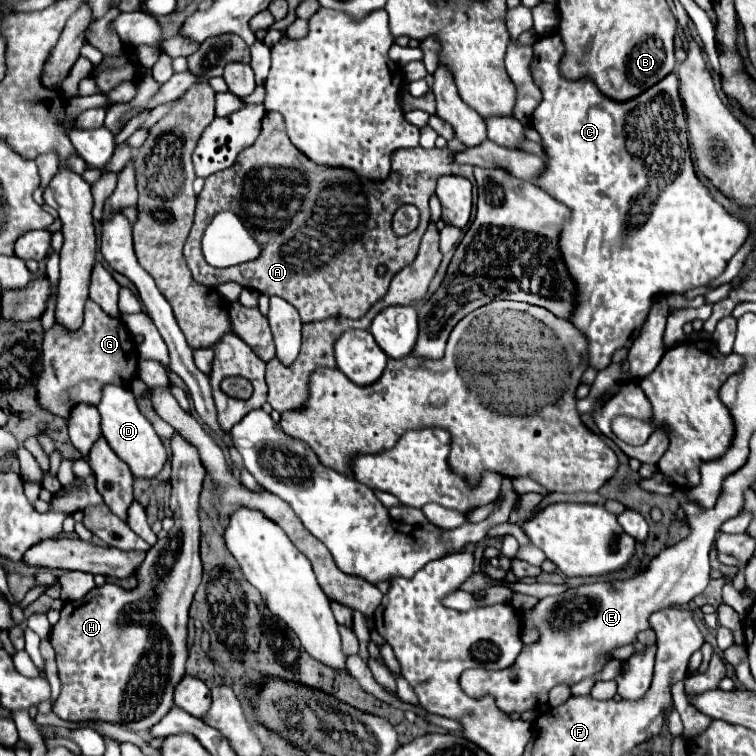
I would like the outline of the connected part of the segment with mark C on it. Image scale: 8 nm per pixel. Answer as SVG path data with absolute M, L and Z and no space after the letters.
M543 36L533 44L533 60L531 61L531 73L537 86L543 92L543 100L533 112L533 128L541 136L541 144L545 150L545 168L543 172L535 178L535 184L539 188L545 188L555 200L565 204L571 210L571 218L567 224L563 224L563 232L559 232L559 252L563 256L563 262L567 264L567 270L571 272L571 280L575 280L575 312L571 312L571 324L587 338L589 342L589 366L595 370L603 370L611 364L613 354L625 346L625 342L633 336L633 332L647 320L647 312L651 310L651 304L657 296L667 296L675 292L687 292L699 286L707 286L711 280L715 280L729 264L729 260L735 256L735 252L743 246L747 240L749 228L747 224L739 222L731 214L727 214L711 196L709 188L701 184L693 170L693 162L689 156L689 138L687 138L687 126L685 126L685 114L683 114L683 104L679 98L679 80L675 74L665 76L659 84L653 88L645 90L639 98L627 100L627 102L615 102L611 98L605 98L595 84L589 80L581 82L569 82L561 78L559 74L559 62L563 58L565 46L559 36Z

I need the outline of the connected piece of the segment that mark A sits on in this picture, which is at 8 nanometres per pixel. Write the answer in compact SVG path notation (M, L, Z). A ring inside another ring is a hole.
M265 112L261 120L261 134L257 136L255 144L239 152L231 168L215 172L205 180L205 186L197 196L195 220L189 238L185 242L183 256L187 260L193 278L199 284L217 288L223 282L237 282L241 286L257 290L259 294L279 296L297 308L303 322L325 320L331 316L361 318L377 300L385 296L391 278L401 268L405 268L415 260L421 236L429 226L429 196L433 196L435 192L437 178L453 172L451 170L453 156L455 154L449 148L425 150L417 146L417 148L395 150L391 156L391 174L385 180L375 182L375 180L361 178L347 168L319 166L311 162L287 138L283 116L279 116L277 112ZM403 204L417 206L421 222L411 234L395 236L395 232L391 230L391 218L395 210ZM221 210L235 212L243 220L247 230L263 244L263 254L257 260L231 268L213 268L203 260L201 236L209 220L215 216L215 212ZM379 266L387 268L383 276L377 276Z

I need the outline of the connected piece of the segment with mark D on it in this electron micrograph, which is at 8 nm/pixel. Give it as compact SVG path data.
M107 384L103 386L103 396L97 410L101 414L101 430L103 430L105 440L115 450L115 454L121 460L125 460L131 472L139 478L153 478L155 474L159 474L163 464L167 462L167 452L161 438L151 428L151 422L139 412L133 392L117 384Z

